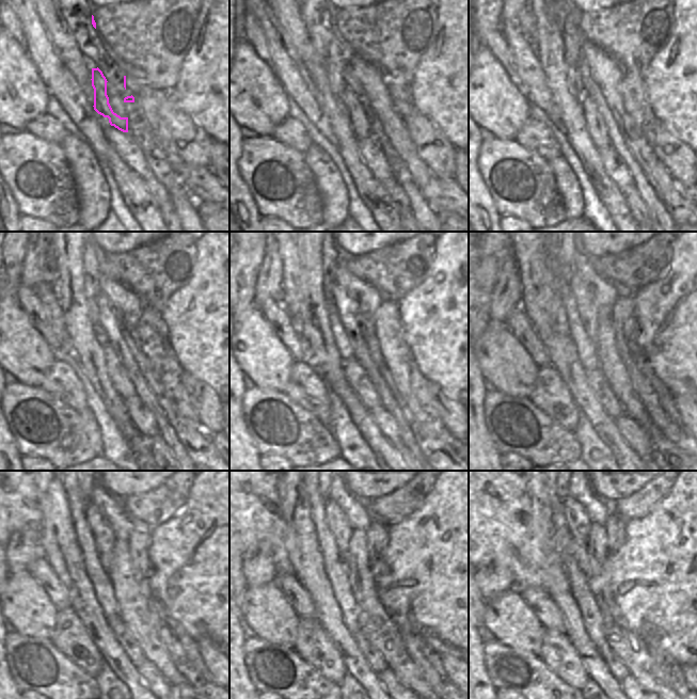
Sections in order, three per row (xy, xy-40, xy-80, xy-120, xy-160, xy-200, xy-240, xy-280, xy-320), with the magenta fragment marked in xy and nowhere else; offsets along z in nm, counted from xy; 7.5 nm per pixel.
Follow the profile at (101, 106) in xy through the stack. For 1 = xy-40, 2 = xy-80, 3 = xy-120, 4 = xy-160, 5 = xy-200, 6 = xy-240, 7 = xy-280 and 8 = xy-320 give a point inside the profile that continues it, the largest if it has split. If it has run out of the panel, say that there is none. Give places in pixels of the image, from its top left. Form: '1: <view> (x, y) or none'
1: xy-40 (339, 53)
2: xy-80 (573, 37)
3: xy-120 (92, 273)
4: xy-160 (330, 258)
5: xy-200 (566, 253)
6: xy-240 (86, 492)
7: xy-280 (325, 492)
8: xy-320 (563, 492)

